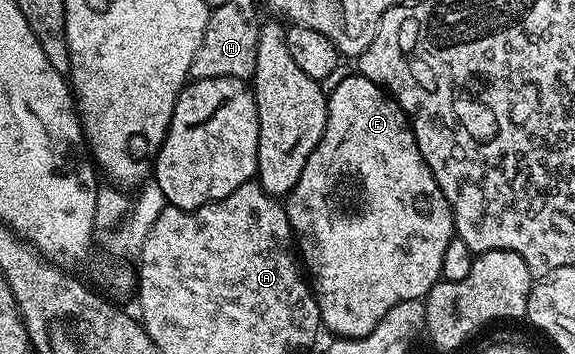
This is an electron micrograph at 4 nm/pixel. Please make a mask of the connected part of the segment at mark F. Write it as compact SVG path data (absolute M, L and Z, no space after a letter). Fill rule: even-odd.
M350 76L341 81L341 84L334 88L327 100L327 123L325 124L325 132L321 136L321 140L317 144L317 148L313 148L313 152L309 152L309 160L305 160L305 168L301 168L301 176L297 180L295 187L291 189L290 194L285 198L285 209L287 211L287 219L291 225L291 233L294 241L297 243L298 253L301 255L302 265L305 267L306 273L313 279L313 293L319 300L319 316L324 327L327 326L332 330L332 335L341 338L363 338L369 332L373 332L373 328L377 328L377 324L385 316L385 312L389 312L389 308L393 304L399 304L401 300L413 300L414 298L423 300L426 299L427 294L435 287L436 282L441 278L441 256L445 256L445 248L449 248L449 240L456 237L455 221L453 220L453 212L449 200L445 200L445 196L441 192L441 188L437 184L437 180L433 176L433 172L429 168L429 164L425 164L425 160L421 156L421 152L417 148L417 140L414 132L411 131L411 124L403 109L400 108L399 103L394 98L390 97L383 87L373 84L369 79L362 76Z

